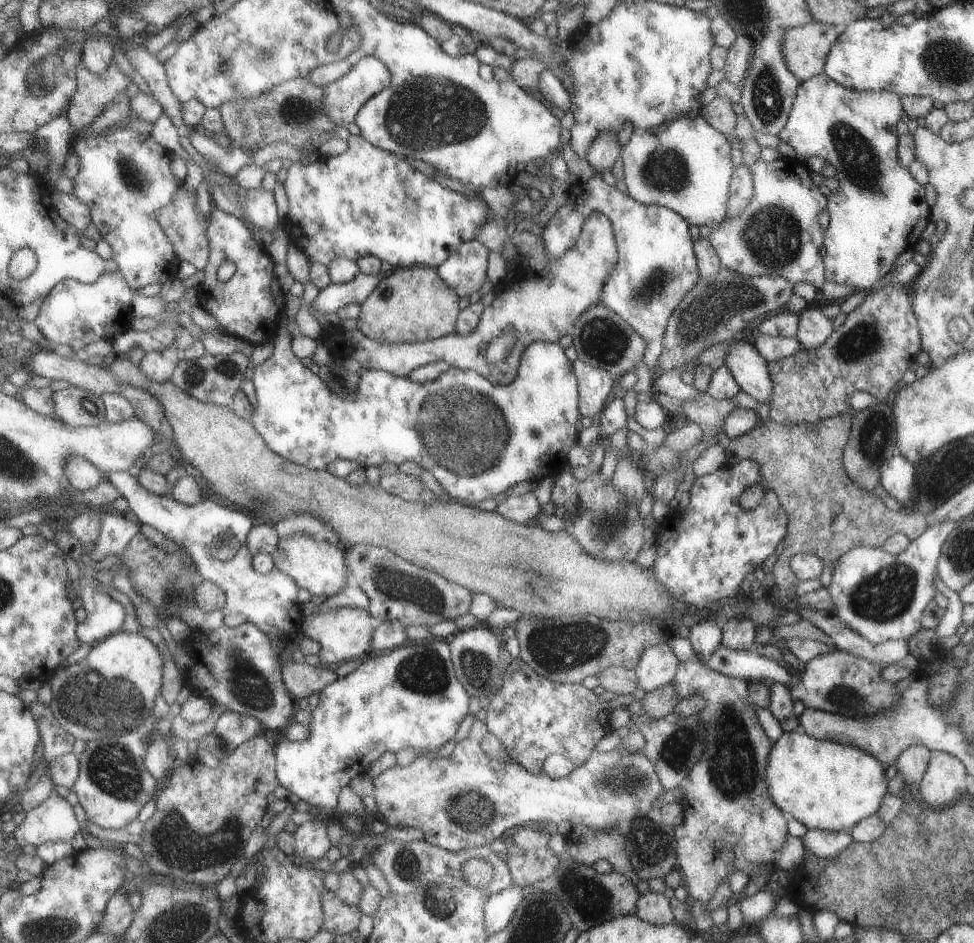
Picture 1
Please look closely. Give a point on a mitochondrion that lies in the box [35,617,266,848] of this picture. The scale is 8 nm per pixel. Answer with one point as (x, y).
(91, 701)

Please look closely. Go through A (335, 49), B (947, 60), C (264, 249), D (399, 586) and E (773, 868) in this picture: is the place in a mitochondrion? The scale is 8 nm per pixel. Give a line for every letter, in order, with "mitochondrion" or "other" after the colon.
A: other
B: mitochondrion
C: other
D: mitochondrion
E: other

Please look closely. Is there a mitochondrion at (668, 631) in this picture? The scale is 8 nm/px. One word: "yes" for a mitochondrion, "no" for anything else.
no

